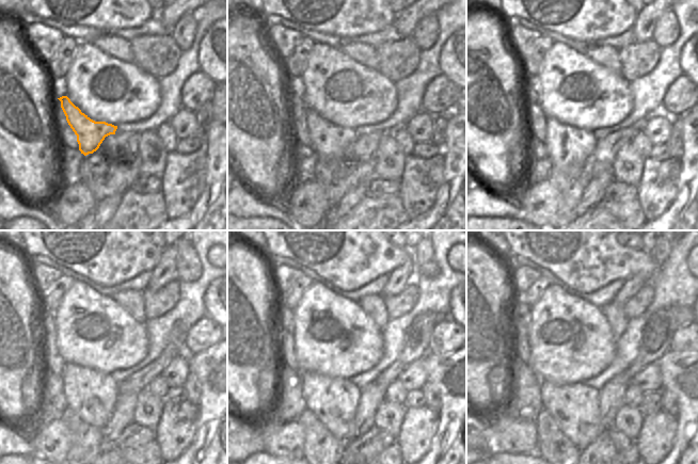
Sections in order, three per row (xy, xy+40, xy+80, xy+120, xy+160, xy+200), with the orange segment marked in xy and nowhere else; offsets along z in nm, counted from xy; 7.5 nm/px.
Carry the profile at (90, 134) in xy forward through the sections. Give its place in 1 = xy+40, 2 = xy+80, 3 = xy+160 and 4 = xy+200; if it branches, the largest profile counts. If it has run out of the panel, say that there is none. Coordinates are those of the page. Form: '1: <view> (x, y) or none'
1: xy+40 (328, 141)
2: xy+80 (567, 147)
3: xy+160 (333, 400)
4: xy+200 (574, 408)

